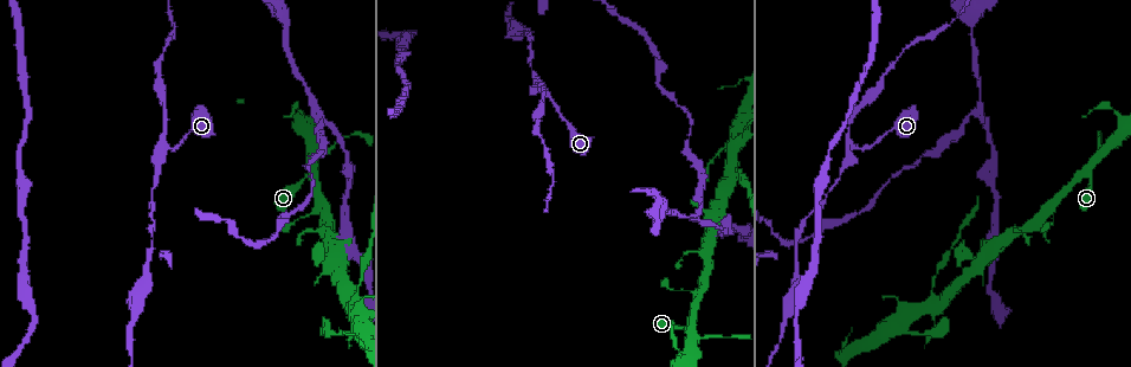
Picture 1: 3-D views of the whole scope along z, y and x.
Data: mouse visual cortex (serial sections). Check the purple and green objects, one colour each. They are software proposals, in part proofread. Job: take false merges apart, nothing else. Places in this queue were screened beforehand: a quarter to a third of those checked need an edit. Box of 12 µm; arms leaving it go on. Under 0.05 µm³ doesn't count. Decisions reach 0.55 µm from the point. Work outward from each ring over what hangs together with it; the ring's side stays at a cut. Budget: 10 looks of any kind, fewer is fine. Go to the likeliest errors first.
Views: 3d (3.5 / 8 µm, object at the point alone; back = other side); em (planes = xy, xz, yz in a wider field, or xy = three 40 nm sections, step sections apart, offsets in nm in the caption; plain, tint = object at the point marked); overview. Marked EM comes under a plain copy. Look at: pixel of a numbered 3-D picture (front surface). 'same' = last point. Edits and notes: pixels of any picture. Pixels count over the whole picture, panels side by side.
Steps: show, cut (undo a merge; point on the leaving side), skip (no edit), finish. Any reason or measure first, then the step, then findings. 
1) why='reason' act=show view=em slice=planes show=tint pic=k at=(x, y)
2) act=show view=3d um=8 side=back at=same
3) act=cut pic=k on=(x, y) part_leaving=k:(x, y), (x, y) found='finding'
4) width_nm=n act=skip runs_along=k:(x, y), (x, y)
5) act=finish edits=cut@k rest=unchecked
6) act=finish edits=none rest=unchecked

why='abrupt turn' act=show view=3d um=3.5 pic=1 at=(313, 171)

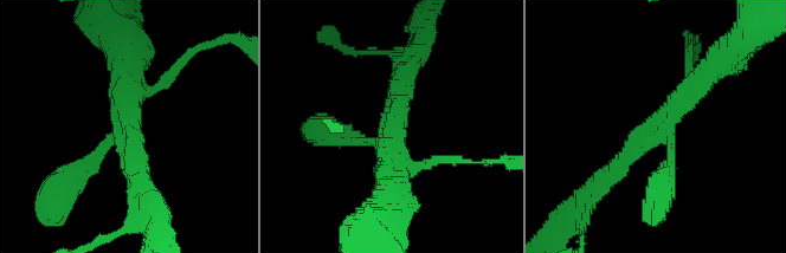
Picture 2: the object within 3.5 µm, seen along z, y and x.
arms=4 arm_widths_nm=150,250,300,350 act=show view=em slice=xy step=5 show=tint pic=2 at=(387, 141)

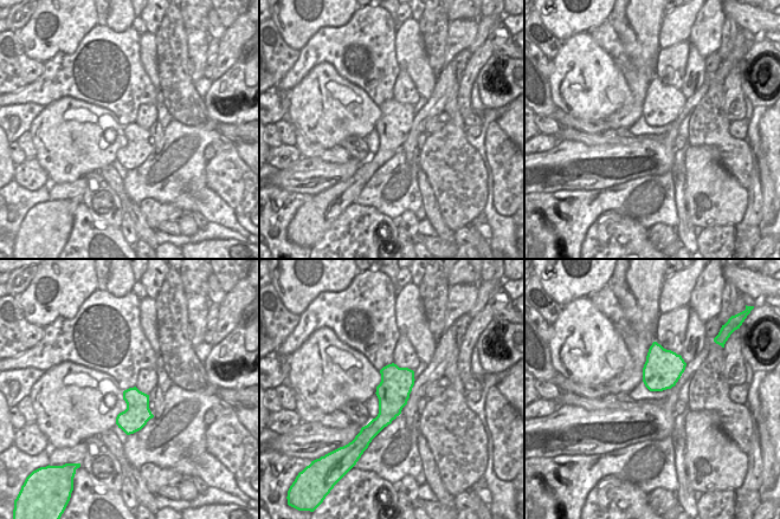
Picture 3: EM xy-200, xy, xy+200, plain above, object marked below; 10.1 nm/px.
width_nm=340 act=skip runs_along=2:(327, 133), (385, 138), (404, 80) found='all the same cell'

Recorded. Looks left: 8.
why='two arms in line, one across' act=show view=3d um=8 side=back pic=1 at=(851, 147)

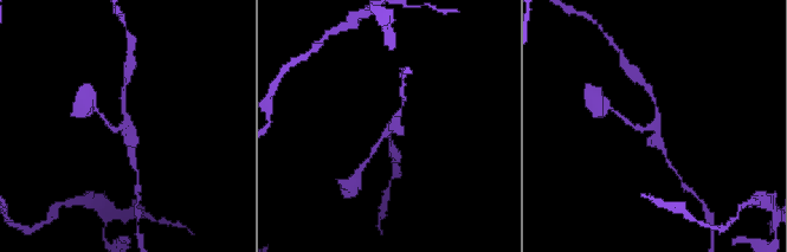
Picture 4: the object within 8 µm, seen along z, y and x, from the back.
why='closer look' act=show view=3d um=3.5 pic=4 at=(121, 125)

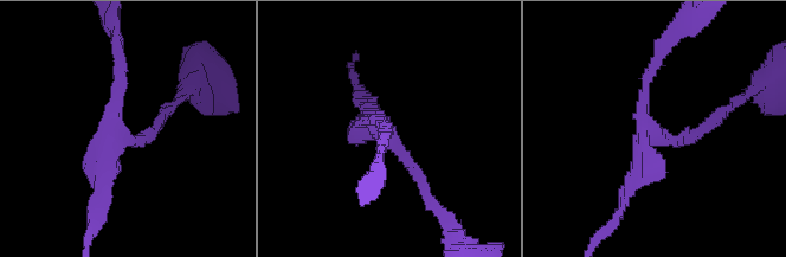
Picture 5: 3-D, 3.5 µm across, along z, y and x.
act=show view=em slice=xy step=1 show=tint pic=5 at=(117, 135)

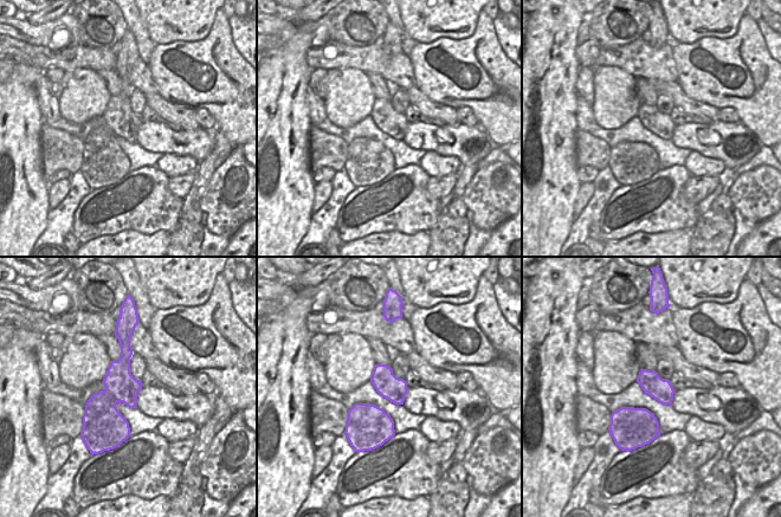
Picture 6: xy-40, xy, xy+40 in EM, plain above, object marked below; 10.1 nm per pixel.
act=skip runs_along=6:(127, 338), (110, 396), (117, 440) found='all the same cell'

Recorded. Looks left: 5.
why='arms part here' act=show view=3d um=3.5 side=back pic=1 at=(708, 213)

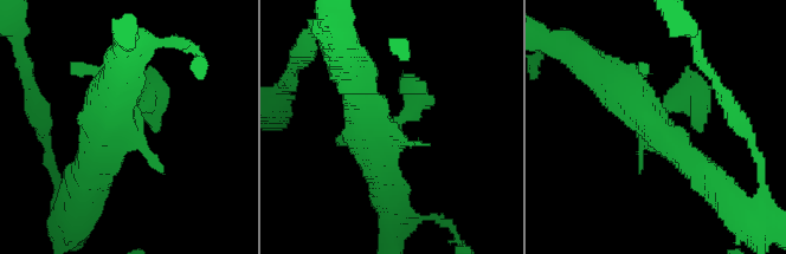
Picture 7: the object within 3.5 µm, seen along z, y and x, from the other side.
why='need the tissue' act=show view=em slice=xy step=2 show=tint pic=7 at=(126, 109)

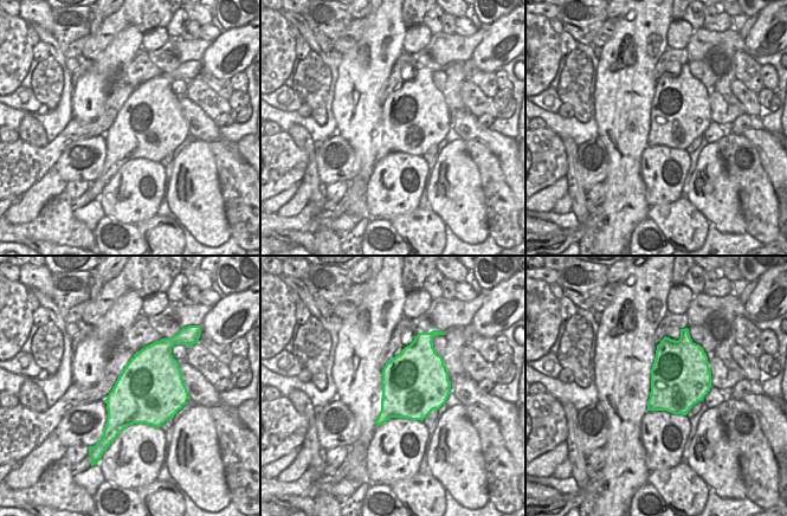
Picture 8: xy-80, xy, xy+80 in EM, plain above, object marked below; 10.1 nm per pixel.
width_nm=650 act=skip runs_along=7:(591, 66), (620, 88), (700, 171) found='continuous, no second cell'

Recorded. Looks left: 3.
why='arms part here' act=show view=3d um=3.5 pic=1 at=(351, 303)

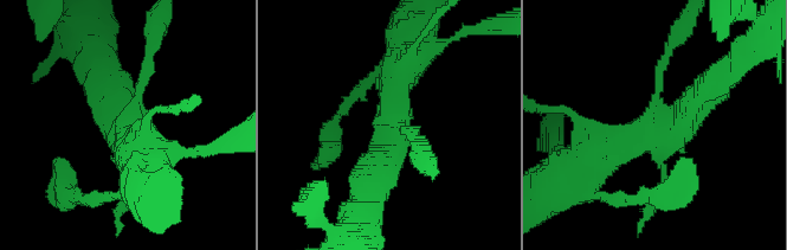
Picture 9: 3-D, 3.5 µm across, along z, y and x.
why='need the tissue' act=show view=em slice=xy step=3 show=tint pic=9 at=(393, 136)

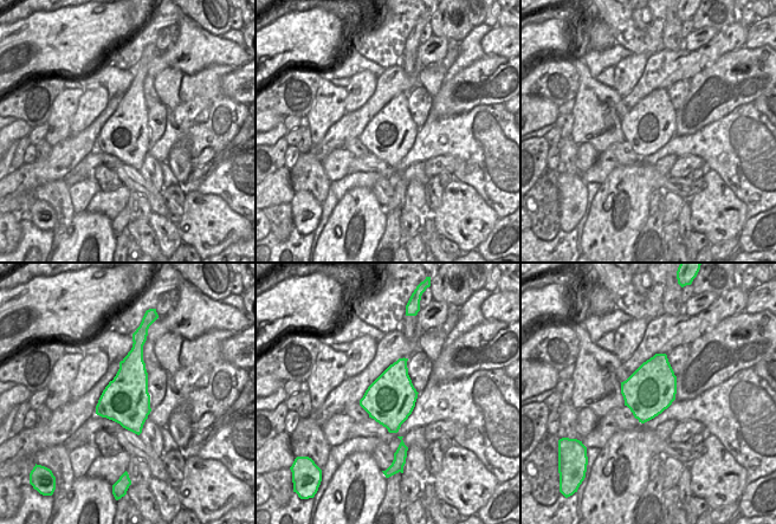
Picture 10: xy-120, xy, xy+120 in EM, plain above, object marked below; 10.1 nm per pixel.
act=cut pic=9 on=(148, 58) border=10:(131, 349), (143, 402), (101, 415) found='two cells meet here'

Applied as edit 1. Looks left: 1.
act=finish edits=cut@9 rest=unchecked

